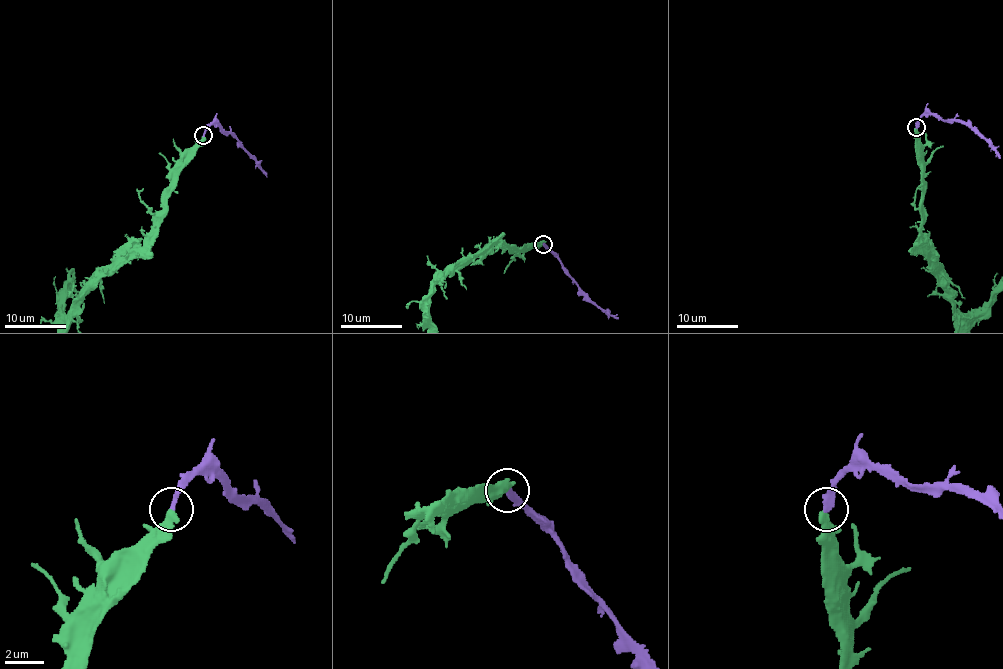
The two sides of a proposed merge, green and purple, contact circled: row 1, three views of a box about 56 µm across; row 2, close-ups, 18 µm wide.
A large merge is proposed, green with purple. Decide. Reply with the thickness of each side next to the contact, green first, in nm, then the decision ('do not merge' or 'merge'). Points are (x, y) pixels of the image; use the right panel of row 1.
calibres 400 and 320 nm; merge

